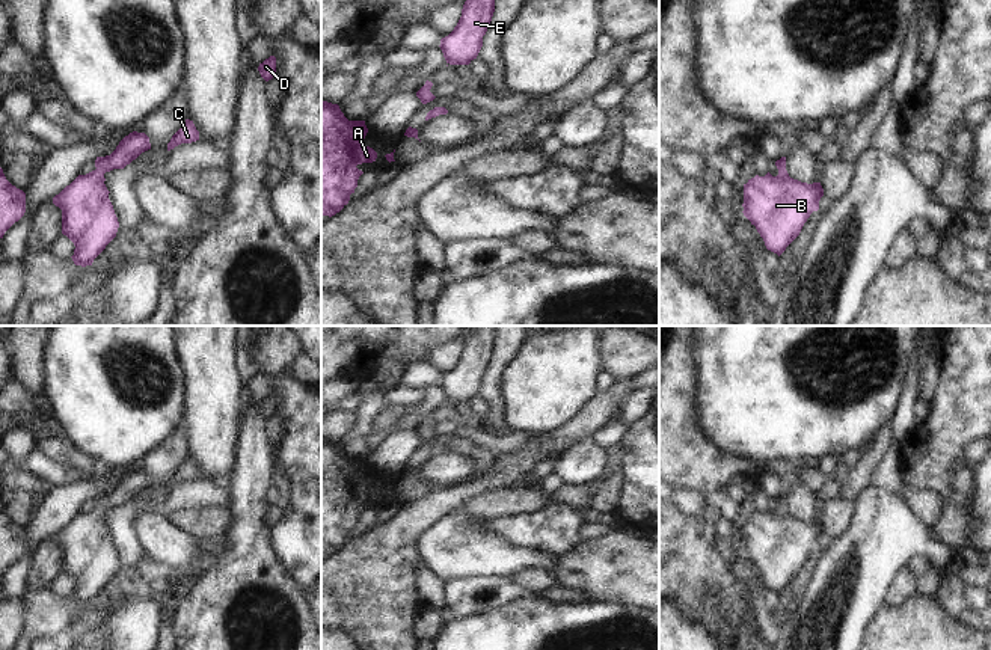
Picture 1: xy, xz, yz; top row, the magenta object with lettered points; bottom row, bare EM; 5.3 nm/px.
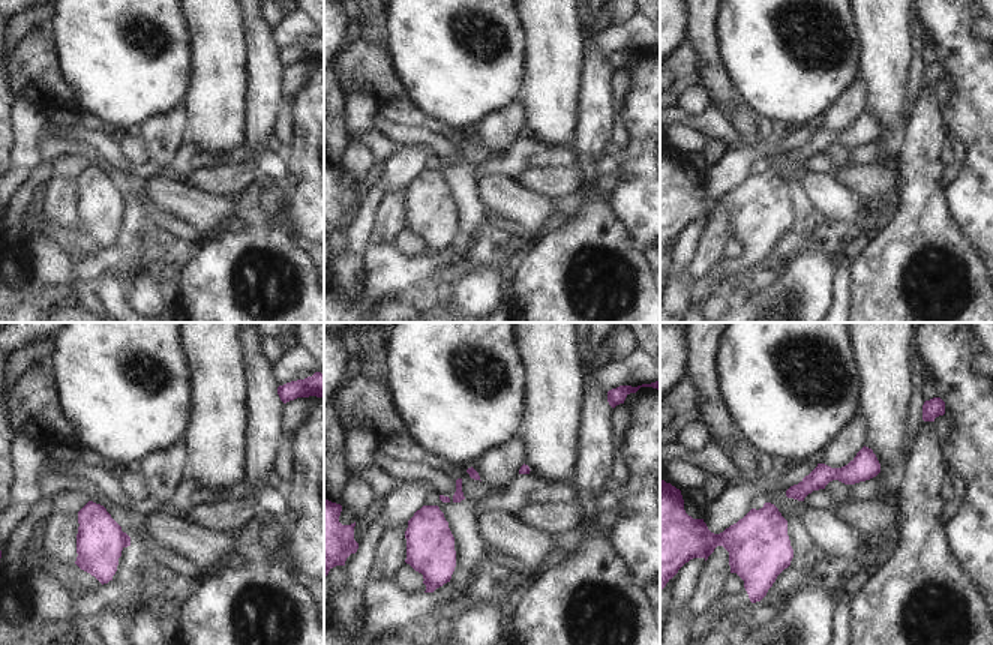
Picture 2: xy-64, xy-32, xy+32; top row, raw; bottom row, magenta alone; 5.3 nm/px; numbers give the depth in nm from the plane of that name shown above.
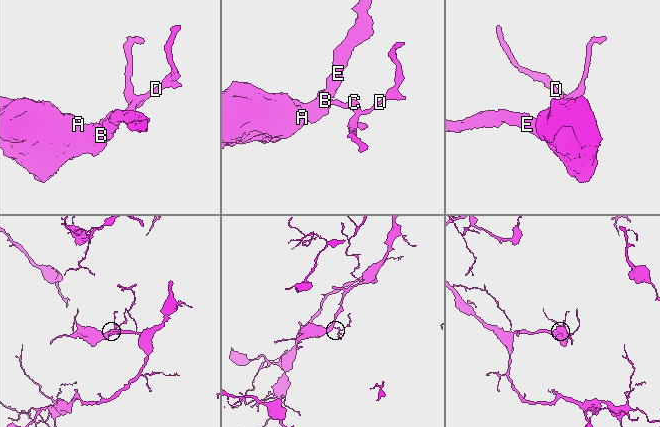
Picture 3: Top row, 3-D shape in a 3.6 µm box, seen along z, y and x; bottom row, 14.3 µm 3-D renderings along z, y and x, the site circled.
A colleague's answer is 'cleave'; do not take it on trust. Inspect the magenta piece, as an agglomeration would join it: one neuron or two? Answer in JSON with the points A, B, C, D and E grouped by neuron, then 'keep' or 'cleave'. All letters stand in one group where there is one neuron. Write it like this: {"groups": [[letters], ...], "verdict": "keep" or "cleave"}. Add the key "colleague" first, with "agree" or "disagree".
{"colleague": "disagree", "groups": [["A", "B", "C", "D", "E"]], "verdict": "keep"}

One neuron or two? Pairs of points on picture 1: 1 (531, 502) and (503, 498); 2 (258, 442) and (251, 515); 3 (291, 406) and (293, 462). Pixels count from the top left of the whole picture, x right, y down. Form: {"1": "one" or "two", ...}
{"1": "one", "2": "one", "3": "one"}

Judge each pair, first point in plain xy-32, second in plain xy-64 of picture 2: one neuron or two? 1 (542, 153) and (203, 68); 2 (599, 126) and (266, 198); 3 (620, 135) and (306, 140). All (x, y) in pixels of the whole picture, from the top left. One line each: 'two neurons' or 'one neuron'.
1: two neurons
2: two neurons
3: two neurons

